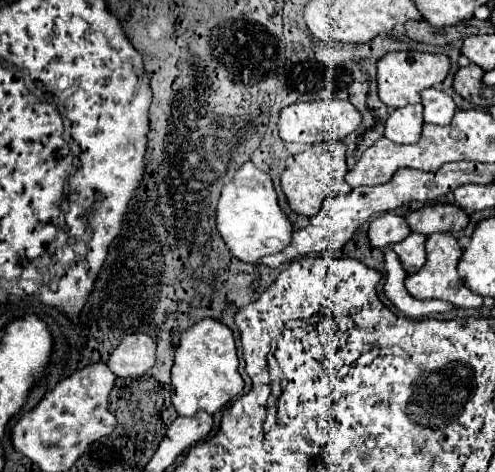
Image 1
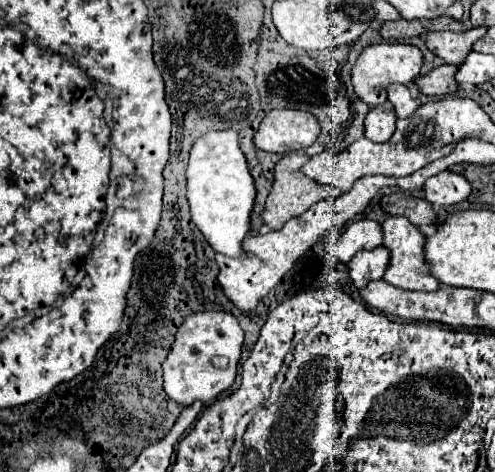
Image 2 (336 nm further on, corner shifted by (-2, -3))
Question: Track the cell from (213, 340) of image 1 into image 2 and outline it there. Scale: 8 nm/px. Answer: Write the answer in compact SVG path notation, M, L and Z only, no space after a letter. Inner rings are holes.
M197 312L185 318L175 334L175 342L167 360L163 362L163 388L171 400L181 406L191 406L195 400L209 404L219 398L225 390L229 390L235 382L237 362L241 358L243 346L243 330L237 318L229 312ZM225 356L229 358L227 370L217 370L211 364L211 358Z

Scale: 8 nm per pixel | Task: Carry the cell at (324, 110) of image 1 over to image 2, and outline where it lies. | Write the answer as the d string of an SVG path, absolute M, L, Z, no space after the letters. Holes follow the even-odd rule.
M295 108L271 110L255 134L255 146L265 152L289 154L309 148L319 134L321 124L311 112Z

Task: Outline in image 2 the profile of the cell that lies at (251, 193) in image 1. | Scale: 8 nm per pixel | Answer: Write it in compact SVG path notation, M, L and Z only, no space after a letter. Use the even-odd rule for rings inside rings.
M207 132L191 148L187 166L187 200L195 226L203 232L215 252L231 258L245 258L243 240L251 234L251 212L255 206L255 178L249 172L245 154L239 148L237 132Z

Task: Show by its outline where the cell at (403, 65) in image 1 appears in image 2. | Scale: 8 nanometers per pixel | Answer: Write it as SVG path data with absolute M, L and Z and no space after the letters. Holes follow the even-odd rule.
M375 44L375 46L367 46L361 56L357 58L353 72L351 72L351 80L353 80L353 88L359 94L359 98L363 98L363 102L367 102L369 106L377 106L383 104L387 100L387 88L393 82L399 84L409 84L413 82L423 68L423 52L411 44Z

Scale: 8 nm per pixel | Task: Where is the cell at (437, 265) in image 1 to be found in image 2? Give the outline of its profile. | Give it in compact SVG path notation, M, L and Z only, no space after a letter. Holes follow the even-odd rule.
M389 216L383 224L383 244L391 250L391 264L385 272L385 280L397 288L403 290L423 290L423 292L433 292L439 290L439 282L437 278L431 274L431 270L425 264L425 234L421 234L421 230L417 226L413 226L411 222L407 222L407 218L403 216Z

